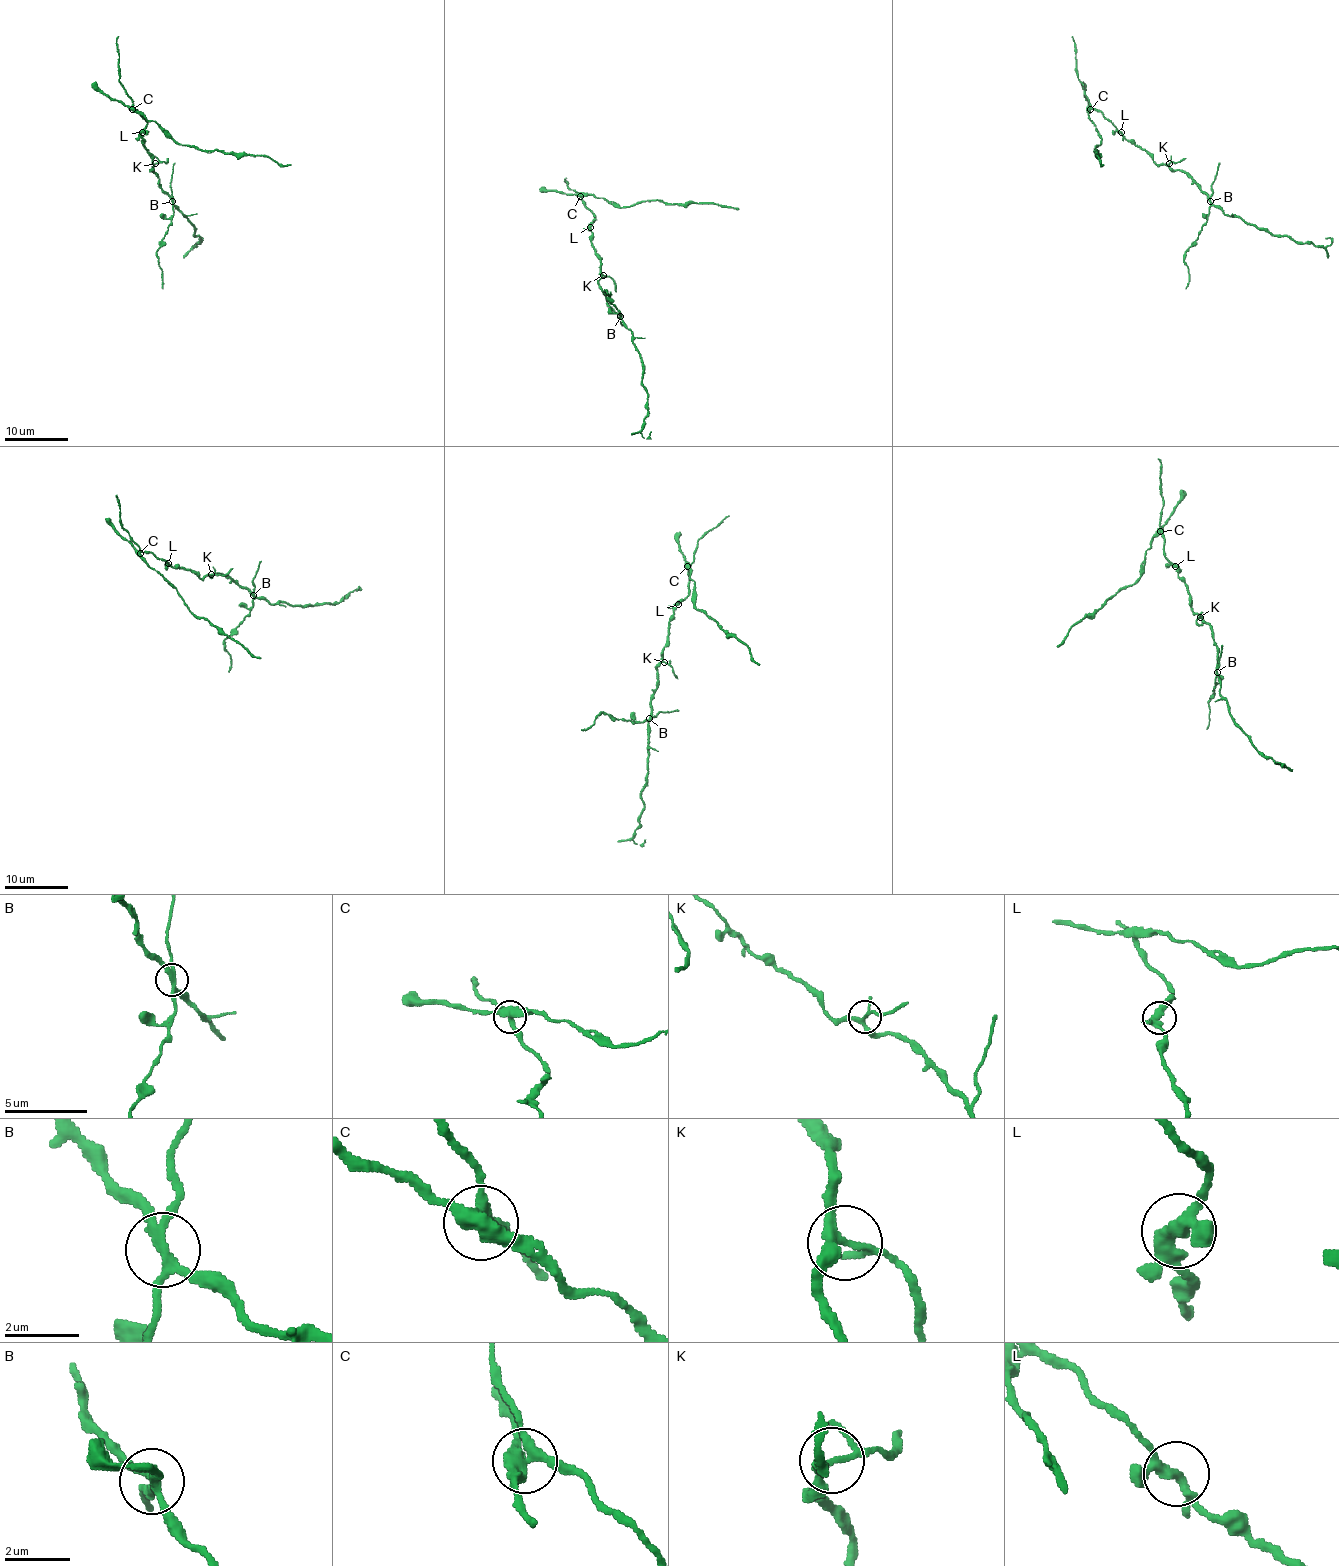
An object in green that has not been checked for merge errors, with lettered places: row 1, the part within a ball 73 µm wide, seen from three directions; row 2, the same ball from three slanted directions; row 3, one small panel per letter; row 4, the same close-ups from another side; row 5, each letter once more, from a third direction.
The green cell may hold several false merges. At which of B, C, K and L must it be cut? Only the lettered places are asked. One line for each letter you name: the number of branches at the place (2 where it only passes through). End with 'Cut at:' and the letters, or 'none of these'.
B: 4
C: 4
Cut at: B, C

